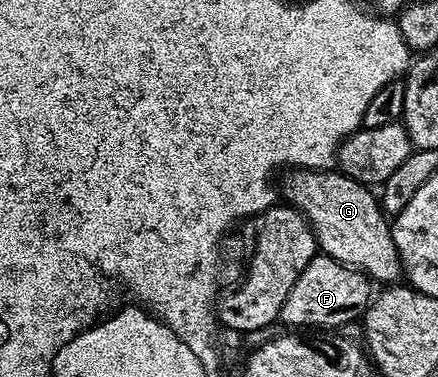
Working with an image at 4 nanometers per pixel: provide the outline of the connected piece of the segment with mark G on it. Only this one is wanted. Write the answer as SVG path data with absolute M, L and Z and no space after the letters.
M290 169L281 182L281 190L279 186L280 197L282 194L288 205L305 215L317 237L320 253L361 271L374 283L396 283L403 274L401 257L395 248L390 219L381 209L378 195L368 185L361 185L342 172L333 173Z

